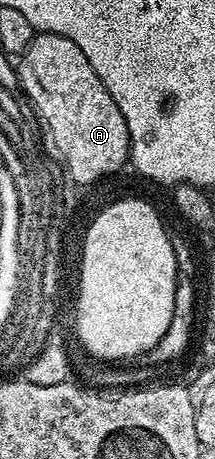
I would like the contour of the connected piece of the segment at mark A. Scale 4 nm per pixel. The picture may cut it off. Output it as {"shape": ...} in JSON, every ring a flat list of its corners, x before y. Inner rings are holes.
{"shape":[[36,32,18,61,19,81,27,92,26,100,38,101,37,108,47,116,56,144,63,149,75,177,87,181,108,170,118,174,129,161,129,131,117,103,113,103,109,91,105,91,105,83,101,83,97,71,89,67,85,51,81,51,73,39]]}

